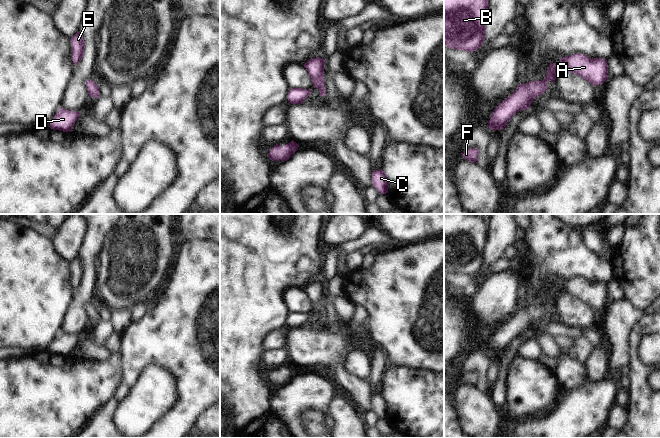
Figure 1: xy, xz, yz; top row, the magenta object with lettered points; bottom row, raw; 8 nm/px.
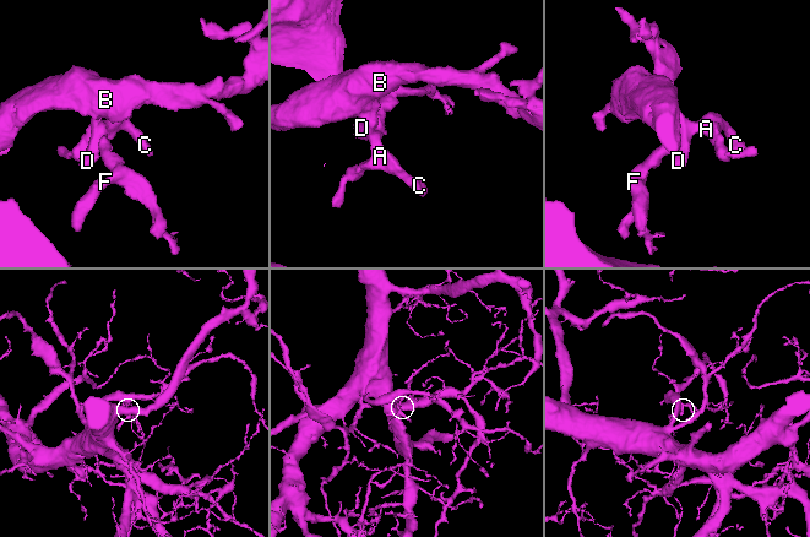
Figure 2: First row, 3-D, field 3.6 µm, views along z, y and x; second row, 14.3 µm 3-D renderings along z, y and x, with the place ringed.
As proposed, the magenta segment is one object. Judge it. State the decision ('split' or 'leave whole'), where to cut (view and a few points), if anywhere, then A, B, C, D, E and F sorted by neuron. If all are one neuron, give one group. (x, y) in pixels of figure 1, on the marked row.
leave whole; cut none; groups A B C D E F

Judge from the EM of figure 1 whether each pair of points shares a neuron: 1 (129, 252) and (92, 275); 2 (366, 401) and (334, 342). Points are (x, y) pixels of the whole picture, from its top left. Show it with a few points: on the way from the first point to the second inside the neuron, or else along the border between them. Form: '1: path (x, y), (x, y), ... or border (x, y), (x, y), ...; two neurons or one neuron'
1: border (102, 249), (98, 260), (97, 285); two neurons
2: path (354, 386), (341, 373), (335, 357); one neuron

